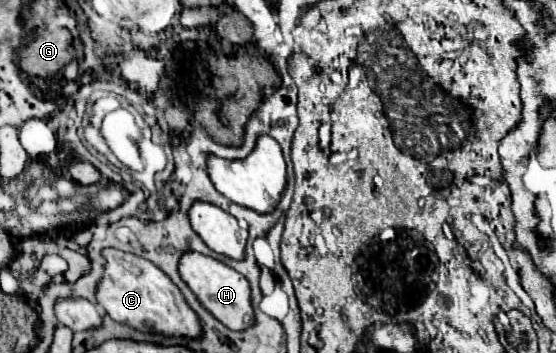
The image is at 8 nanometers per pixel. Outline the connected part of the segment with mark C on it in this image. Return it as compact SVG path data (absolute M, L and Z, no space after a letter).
M104 248L102 258L106 262L104 276L96 286L96 300L112 320L168 336L200 336L198 316L156 264L116 248Z

